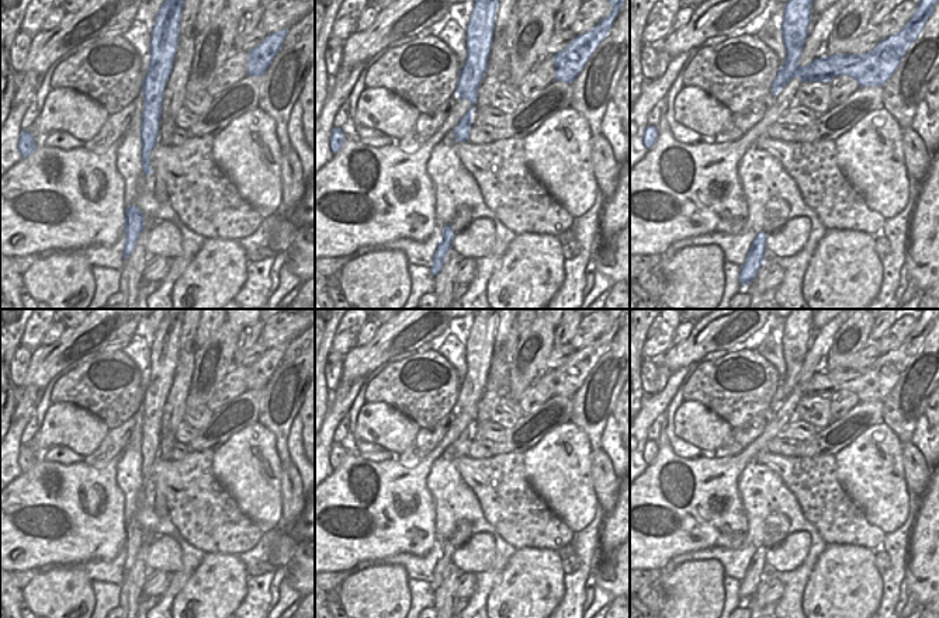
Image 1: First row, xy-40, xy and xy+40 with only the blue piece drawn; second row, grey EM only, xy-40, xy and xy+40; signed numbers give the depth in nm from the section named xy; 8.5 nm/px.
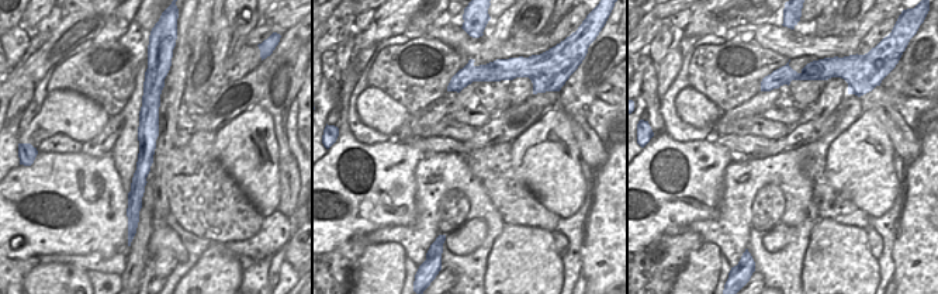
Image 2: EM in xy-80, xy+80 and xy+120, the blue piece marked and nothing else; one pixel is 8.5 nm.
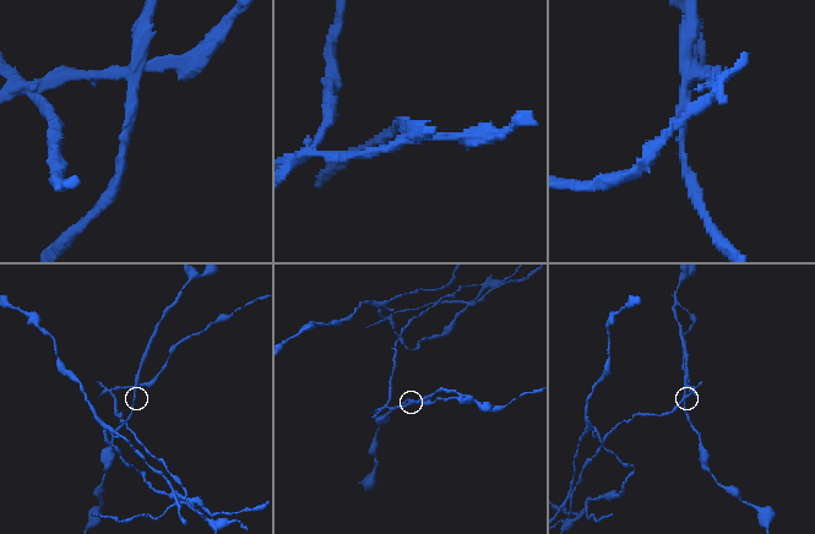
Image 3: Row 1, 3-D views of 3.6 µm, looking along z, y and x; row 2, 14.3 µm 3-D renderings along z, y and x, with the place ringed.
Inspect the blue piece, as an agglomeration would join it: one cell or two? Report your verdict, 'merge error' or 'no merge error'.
merge error

